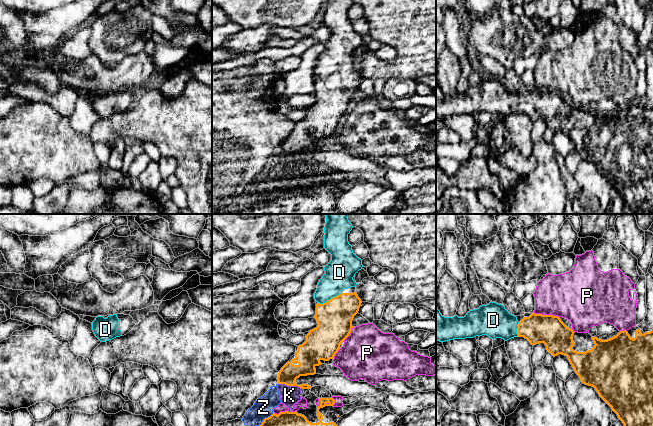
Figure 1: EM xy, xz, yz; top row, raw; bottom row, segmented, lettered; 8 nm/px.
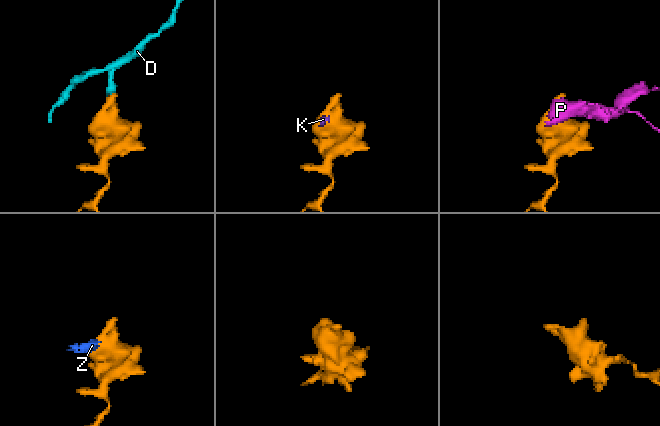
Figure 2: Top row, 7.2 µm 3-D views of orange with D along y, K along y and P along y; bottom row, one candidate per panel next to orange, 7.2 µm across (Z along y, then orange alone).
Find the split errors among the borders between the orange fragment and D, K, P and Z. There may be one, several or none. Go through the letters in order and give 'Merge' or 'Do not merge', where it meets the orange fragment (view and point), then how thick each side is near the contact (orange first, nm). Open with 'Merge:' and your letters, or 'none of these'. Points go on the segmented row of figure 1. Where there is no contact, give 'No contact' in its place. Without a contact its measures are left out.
Merge: D
D: Merge. Touches orange at xz (330, 299). Thickness 280 nm (orange) against 240 nm
K: Do not merge. Touches orange at xz (290, 385). Thickness 160 nm (orange) against 160 nm
P: Do not merge. Touches orange at yz (547, 315). Thickness 240 nm (orange) against 380 nm
Z: Do not merge. Touches orange at xz (265, 418). Thickness 120 nm (orange) against 160 nm

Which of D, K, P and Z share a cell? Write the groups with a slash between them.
D / K P Z

